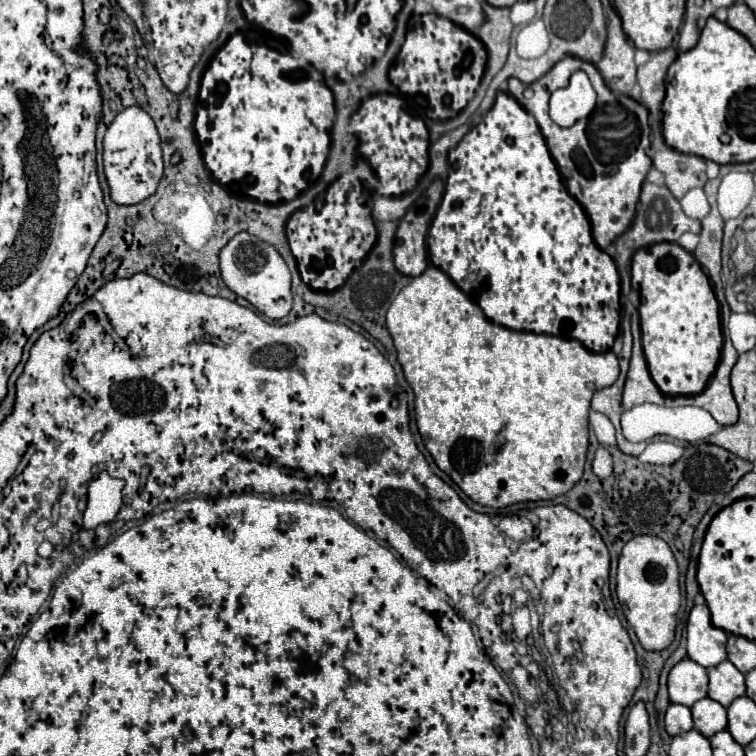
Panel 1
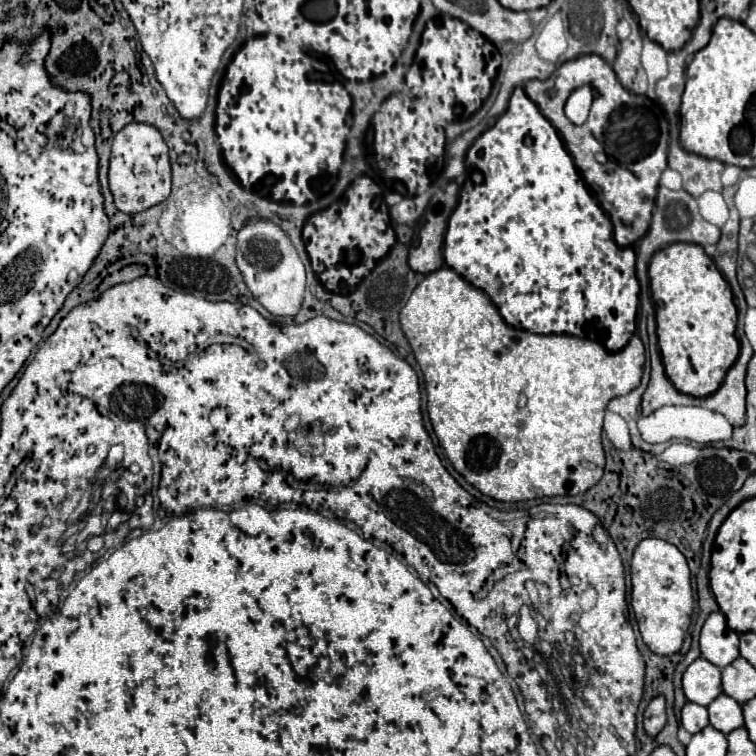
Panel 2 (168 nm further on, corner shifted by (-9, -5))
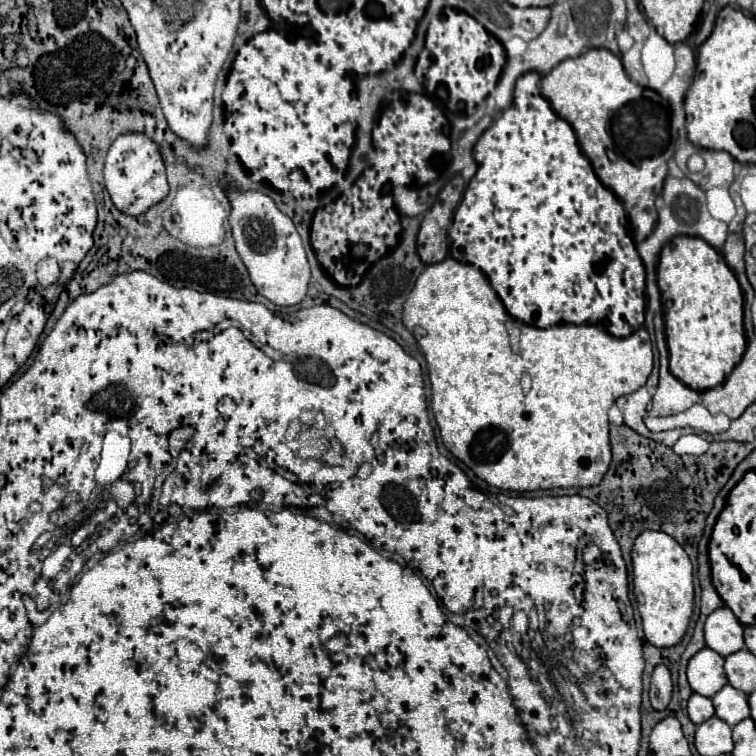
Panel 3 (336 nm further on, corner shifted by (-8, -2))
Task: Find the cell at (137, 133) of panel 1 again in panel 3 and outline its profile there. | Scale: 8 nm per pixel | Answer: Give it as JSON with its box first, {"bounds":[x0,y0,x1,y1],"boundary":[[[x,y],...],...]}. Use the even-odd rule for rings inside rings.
{"bounds":[104,132,168,216],"boundary":[[[140,132],[118,136],[106,156],[104,182],[114,206],[130,216],[138,216],[146,212],[150,206],[164,200],[168,196],[168,182],[158,144]]]}

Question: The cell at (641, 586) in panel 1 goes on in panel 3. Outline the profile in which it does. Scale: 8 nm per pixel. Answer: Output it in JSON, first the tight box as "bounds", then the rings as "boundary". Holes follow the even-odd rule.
{"bounds":[632,530,694,648],"boundary":[[[646,530],[634,542],[632,568],[634,596],[642,616],[646,640],[656,648],[676,646],[686,634],[694,610],[693,567],[688,554],[672,536]]]}

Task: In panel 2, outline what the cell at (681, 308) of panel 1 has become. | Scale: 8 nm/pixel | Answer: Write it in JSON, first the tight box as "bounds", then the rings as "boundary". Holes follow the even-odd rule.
{"bounds":[649,243,739,397],"boundary":[[[673,243],[659,249],[649,265],[649,279],[657,317],[657,335],[663,355],[665,373],[677,391],[693,397],[705,397],[719,389],[727,371],[739,357],[739,341],[735,337],[737,329],[737,307],[733,303],[733,293],[723,273],[717,269],[715,261],[695,243]]]}

